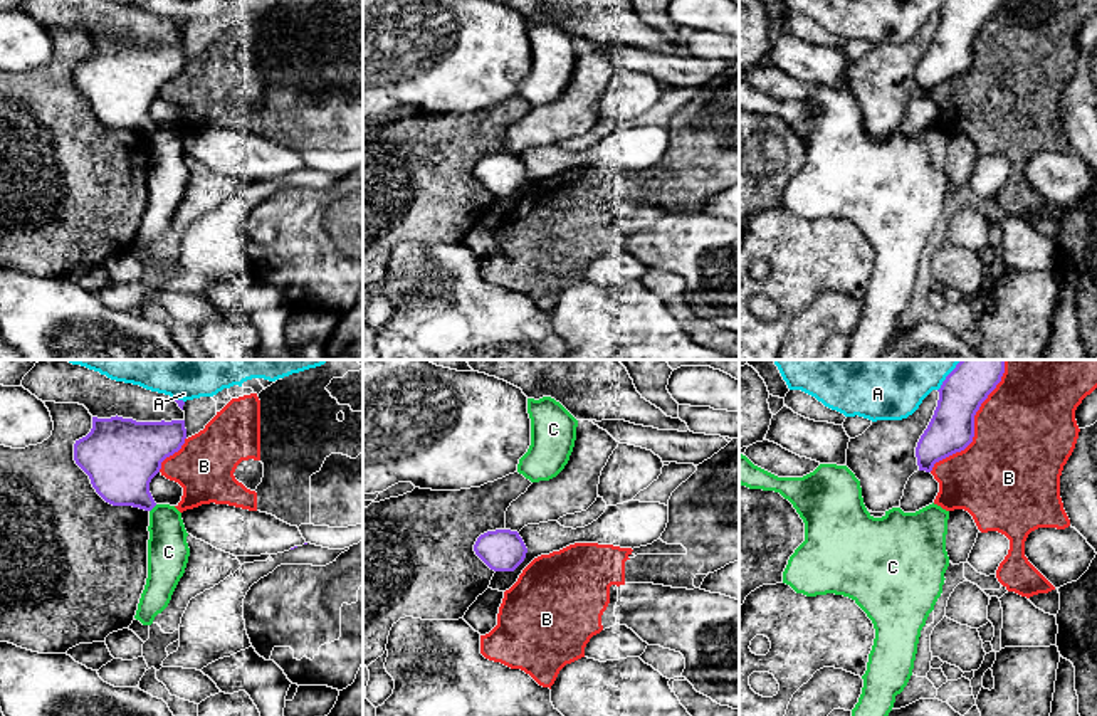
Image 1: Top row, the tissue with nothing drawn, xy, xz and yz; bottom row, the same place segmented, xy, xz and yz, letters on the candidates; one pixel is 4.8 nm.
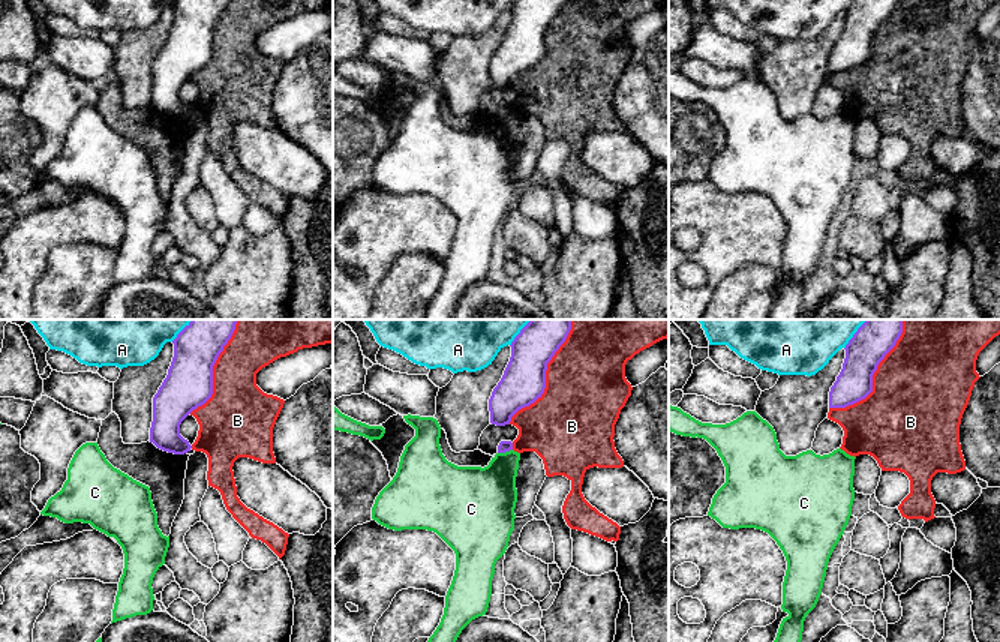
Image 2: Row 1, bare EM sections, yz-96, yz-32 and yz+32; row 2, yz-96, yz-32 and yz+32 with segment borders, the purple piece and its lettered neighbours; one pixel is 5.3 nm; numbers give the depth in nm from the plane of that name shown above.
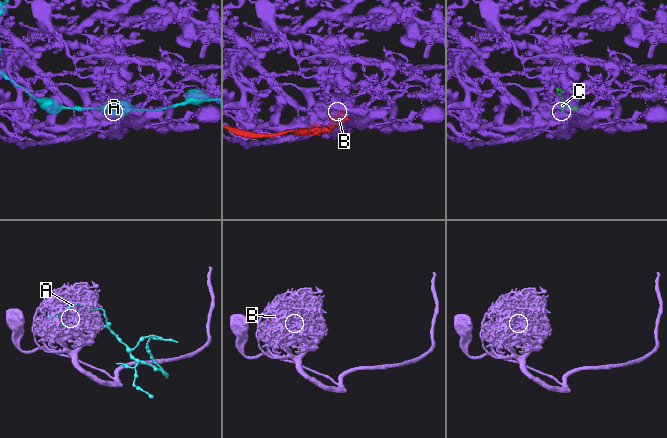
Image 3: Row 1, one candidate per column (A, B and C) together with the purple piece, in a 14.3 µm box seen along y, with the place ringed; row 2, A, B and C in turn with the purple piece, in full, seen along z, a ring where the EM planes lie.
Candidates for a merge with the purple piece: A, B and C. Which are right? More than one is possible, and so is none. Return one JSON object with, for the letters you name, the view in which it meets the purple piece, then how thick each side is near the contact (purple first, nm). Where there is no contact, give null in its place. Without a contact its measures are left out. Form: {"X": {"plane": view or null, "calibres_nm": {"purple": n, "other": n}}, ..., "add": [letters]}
{"add": []}

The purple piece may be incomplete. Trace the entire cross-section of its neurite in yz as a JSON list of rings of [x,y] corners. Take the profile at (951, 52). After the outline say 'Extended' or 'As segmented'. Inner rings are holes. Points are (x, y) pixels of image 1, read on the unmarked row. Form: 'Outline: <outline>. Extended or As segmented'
Outline: [[[946,0],[934,39],[921,59],[916,81],[919,94],[964,74],[974,61],[974,39],[1001,0]]]. As segmented

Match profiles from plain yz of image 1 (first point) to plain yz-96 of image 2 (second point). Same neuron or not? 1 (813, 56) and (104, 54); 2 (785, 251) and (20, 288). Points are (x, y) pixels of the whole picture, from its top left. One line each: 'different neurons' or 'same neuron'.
1: same neuron
2: same neuron

